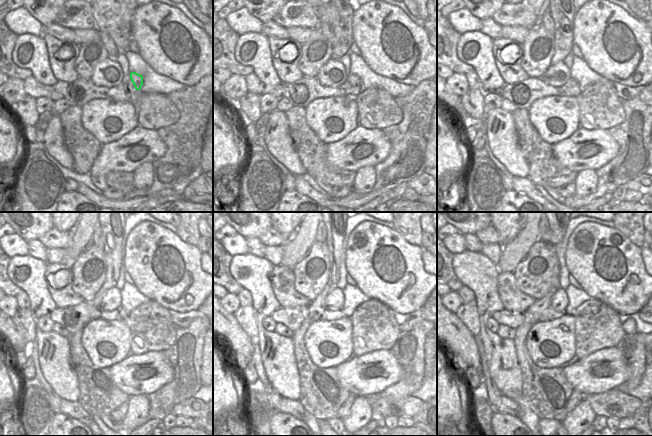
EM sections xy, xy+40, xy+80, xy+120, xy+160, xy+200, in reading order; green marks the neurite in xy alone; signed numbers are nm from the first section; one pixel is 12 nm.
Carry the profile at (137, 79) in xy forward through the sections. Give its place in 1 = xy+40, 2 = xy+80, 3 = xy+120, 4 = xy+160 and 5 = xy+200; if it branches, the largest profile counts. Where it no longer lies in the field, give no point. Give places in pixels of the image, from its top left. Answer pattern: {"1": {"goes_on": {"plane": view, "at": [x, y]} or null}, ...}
{"1": {"goes_on": {"plane": "xy+40", "at": [352, 86]}}, "2": {"goes_on": {"plane": "xy+80", "at": [571, 88]}}, "3": {"goes_on": {"plane": "xy+120", "at": [118, 314]}}, "4": {"goes_on": {"plane": "xy+160", "at": [328, 315]}}, "5": {"goes_on": {"plane": "xy+200", "at": [549, 314]}}}

